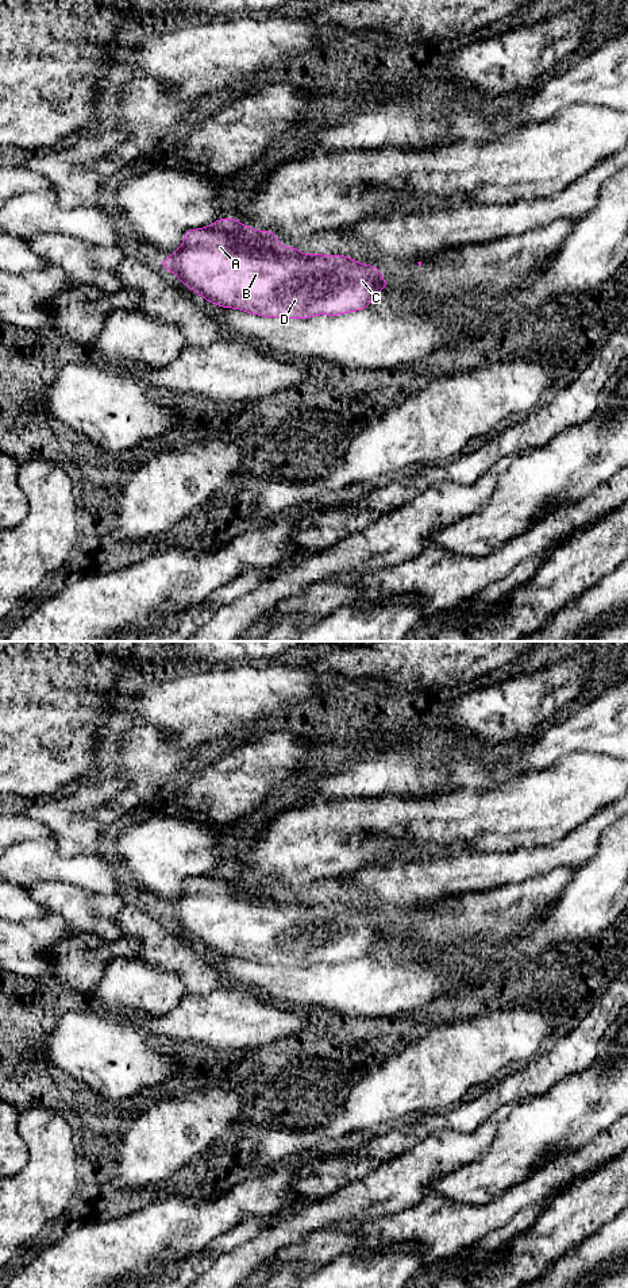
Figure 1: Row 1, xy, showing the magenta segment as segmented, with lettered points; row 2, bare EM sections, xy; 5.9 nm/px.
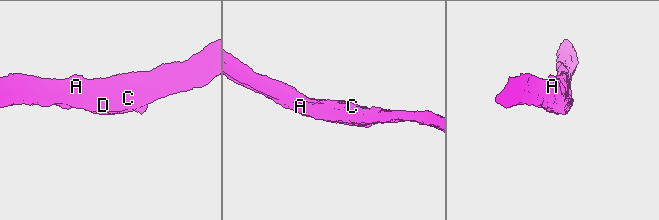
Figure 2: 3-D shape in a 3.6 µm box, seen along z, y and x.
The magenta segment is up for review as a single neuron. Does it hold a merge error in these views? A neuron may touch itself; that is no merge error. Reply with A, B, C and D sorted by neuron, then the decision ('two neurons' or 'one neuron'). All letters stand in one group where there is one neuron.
groups A B C D; one neuron

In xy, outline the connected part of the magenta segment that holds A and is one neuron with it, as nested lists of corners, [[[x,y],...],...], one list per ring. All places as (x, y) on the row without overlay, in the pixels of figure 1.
[[[223,865],[205,876],[184,882],[182,894],[161,909],[190,938],[208,950],[236,956],[247,961],[308,967],[317,963],[344,963],[366,957],[371,946],[388,934],[377,914],[362,913],[340,902],[304,903],[296,895],[286,896],[269,879],[254,879],[236,867]]]

